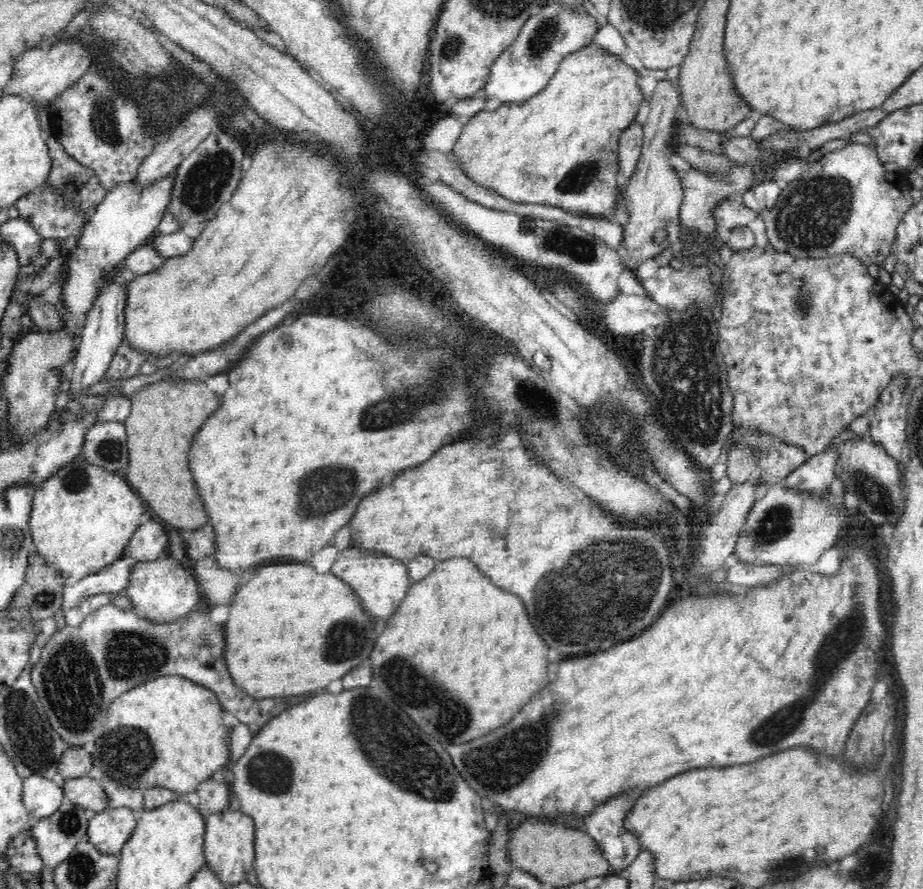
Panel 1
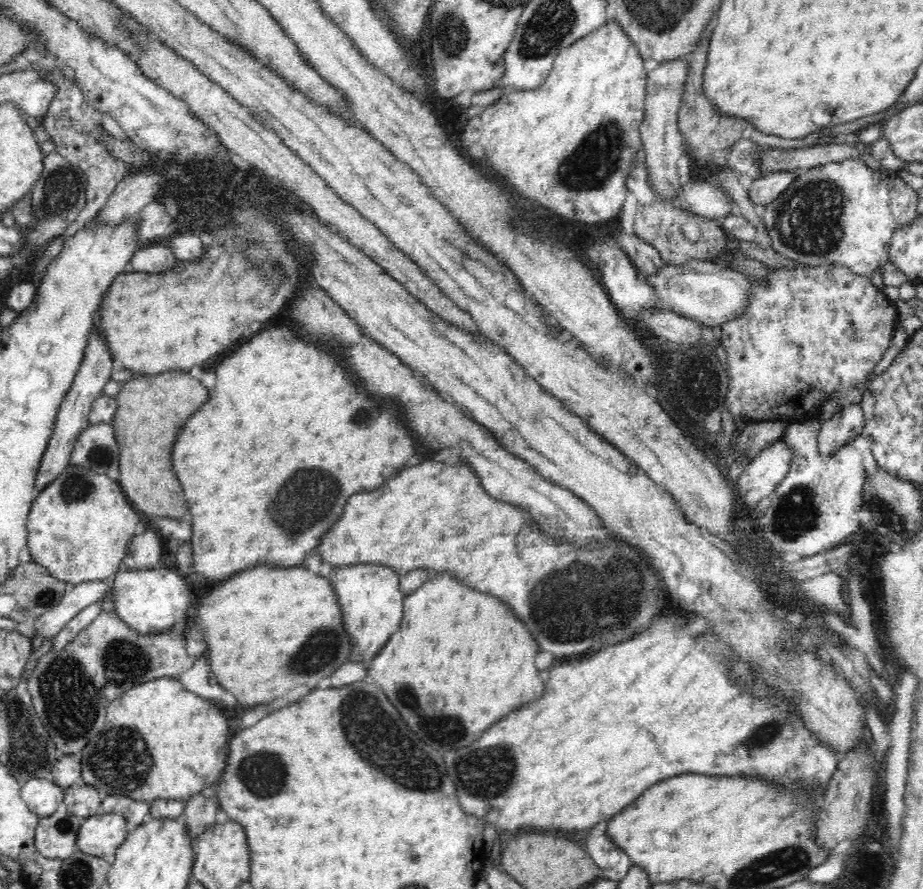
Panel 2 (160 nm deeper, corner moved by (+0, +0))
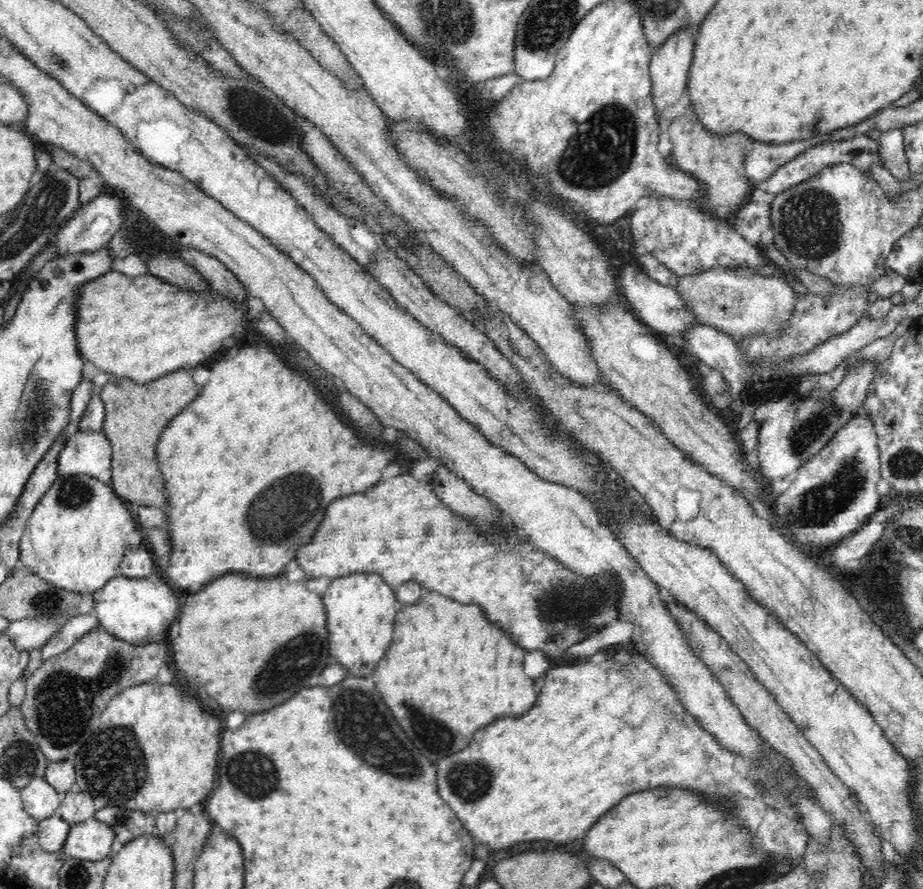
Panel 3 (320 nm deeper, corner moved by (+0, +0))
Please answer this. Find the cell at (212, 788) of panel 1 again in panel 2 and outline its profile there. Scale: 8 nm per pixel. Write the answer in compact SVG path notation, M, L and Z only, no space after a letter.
M194 793L188 800L187 806L179 816L188 825L190 835L196 838L206 827L212 826L216 822L216 812L220 810L218 797L204 796L204 794Z

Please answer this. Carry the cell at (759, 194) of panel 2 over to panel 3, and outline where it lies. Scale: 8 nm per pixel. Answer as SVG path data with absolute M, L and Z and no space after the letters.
M857 137L852 141L843 141L842 143L827 143L812 148L808 153L802 154L798 158L794 158L792 162L787 162L784 166L777 168L766 180L757 182L752 188L758 188L758 190L762 190L766 194L780 194L782 191L812 178L823 168L840 163L850 163L858 167L858 170L864 171L866 175L870 175L871 165L881 163L879 154L880 147L878 147L878 142L869 137Z

